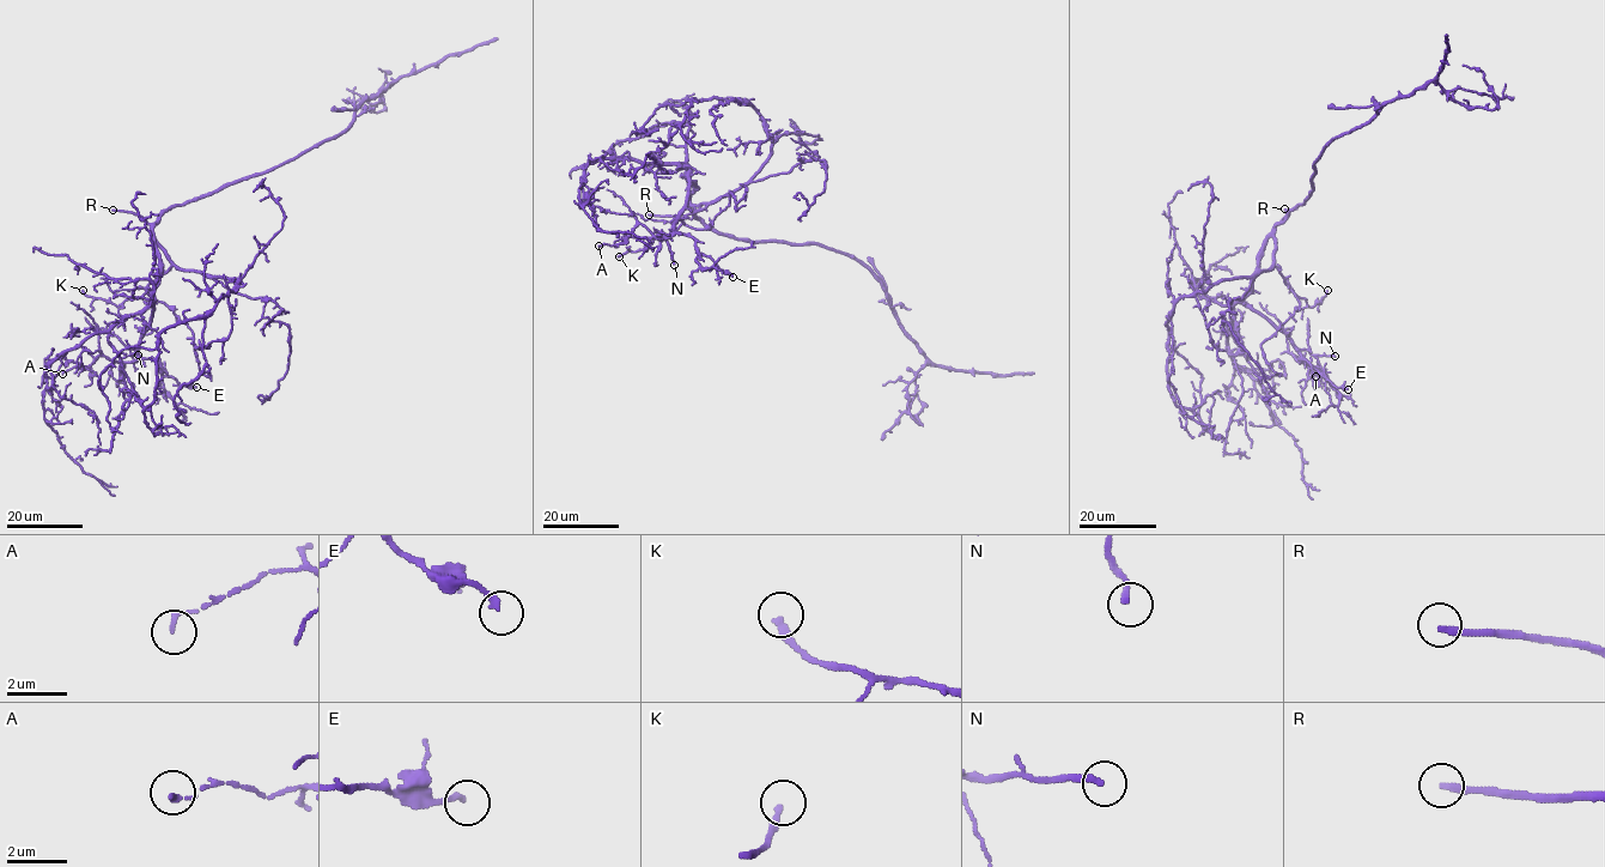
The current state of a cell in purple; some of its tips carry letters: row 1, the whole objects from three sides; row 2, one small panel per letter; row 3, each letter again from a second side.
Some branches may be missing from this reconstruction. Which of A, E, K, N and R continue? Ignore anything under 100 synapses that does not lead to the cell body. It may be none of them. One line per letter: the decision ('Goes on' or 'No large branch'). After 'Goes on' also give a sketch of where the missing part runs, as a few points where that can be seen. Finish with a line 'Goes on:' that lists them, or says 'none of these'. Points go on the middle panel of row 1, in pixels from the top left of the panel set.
A: No large branch
E: No large branch
K: No large branch
N: No large branch
R: Goes on
Goes on: R

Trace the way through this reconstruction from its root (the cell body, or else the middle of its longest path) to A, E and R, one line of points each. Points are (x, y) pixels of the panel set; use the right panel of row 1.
A: (1299, 205), (1268, 237), (1252, 290), (1244, 302), (1288, 337), (1309, 364), (1294, 357), (1315, 368), (1315, 376)
E: (1299, 205), (1268, 237), (1252, 290), (1244, 302), (1274, 322), (1324, 376), (1337, 387), (1348, 389)
R: (1299, 205), (1278, 223), (1287, 216), (1284, 208)

